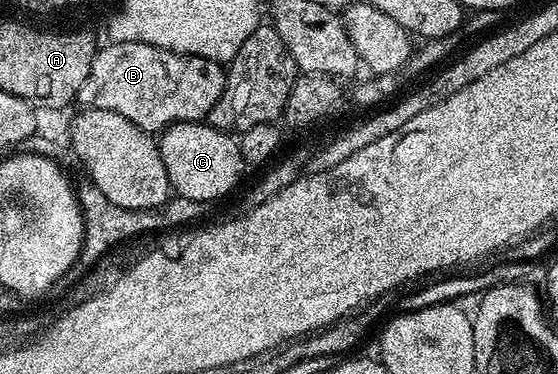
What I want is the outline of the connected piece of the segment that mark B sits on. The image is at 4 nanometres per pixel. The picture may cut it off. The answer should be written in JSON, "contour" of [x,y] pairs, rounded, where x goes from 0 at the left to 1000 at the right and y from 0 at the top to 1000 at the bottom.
{"contour":[[[199,110],[186,131],[183,123],[172,139],[167,179],[159,179],[159,211],[145,222],[138,270],[149,286],[210,297],[210,307],[224,307],[224,318],[231,318],[262,356],[278,361],[321,324],[362,326],[382,286],[382,275],[396,265],[405,219],[401,176],[391,163],[348,152],[337,142],[312,142],[251,110]]]}

